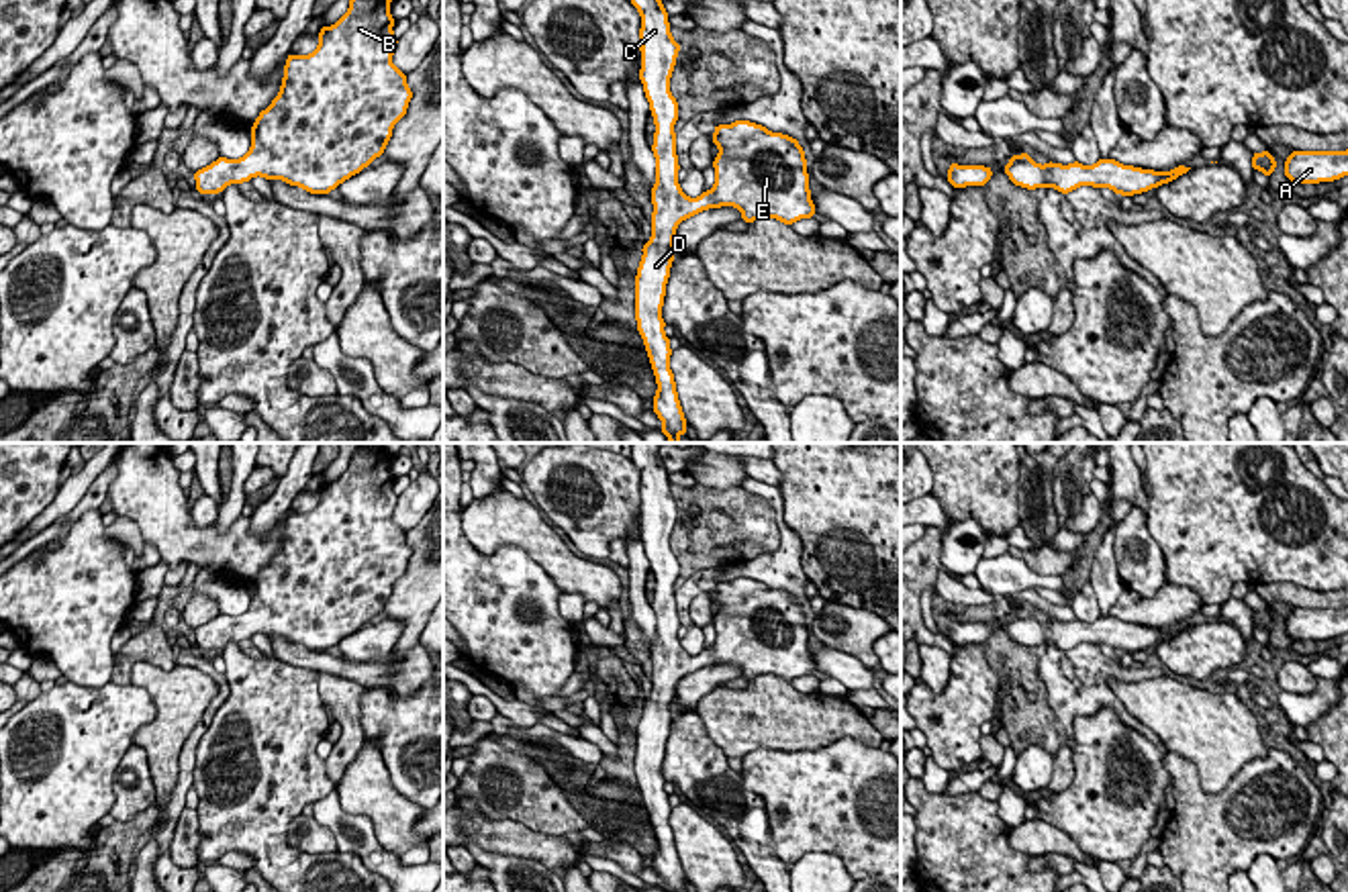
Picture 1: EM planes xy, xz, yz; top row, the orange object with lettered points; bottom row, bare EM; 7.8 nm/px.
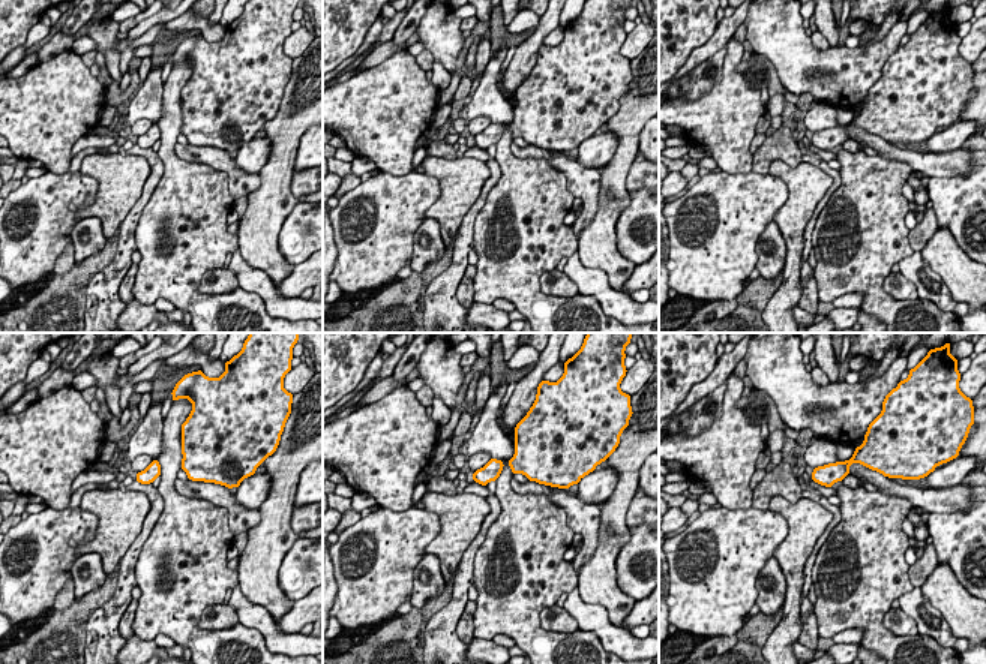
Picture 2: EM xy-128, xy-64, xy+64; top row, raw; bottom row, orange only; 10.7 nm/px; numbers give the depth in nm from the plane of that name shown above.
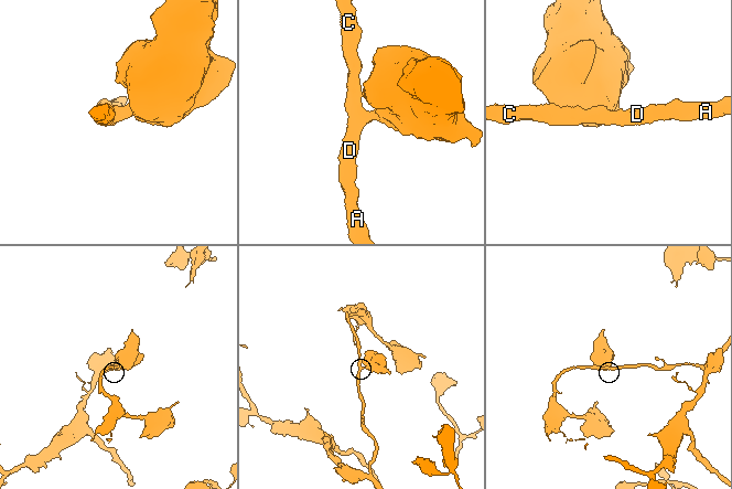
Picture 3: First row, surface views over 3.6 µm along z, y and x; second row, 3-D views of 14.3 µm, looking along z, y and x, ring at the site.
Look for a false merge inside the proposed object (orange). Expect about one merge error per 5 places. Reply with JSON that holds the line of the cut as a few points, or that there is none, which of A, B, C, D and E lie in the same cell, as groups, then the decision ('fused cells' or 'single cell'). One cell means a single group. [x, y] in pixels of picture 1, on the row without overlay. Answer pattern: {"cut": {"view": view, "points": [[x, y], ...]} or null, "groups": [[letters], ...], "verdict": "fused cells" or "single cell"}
{"cut": null, "groups": [["A", "B", "C", "D", "E"]], "verdict": "single cell"}

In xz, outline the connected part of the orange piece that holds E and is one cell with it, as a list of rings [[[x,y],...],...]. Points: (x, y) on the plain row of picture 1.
[[[631,443],[631,461],[641,474],[641,527],[645,555],[654,574],[656,641],[652,645],[652,694],[641,704],[643,714],[635,733],[635,778],[654,833],[654,870],[664,892],[686,892],[686,876],[670,827],[670,796],[664,790],[662,763],[674,718],[674,694],[684,676],[709,665],[733,663],[748,682],[776,676],[792,682],[813,676],[815,661],[809,647],[805,608],[797,596],[770,590],[766,584],[735,578],[717,582],[711,594],[719,604],[713,618],[715,643],[688,655],[678,641],[676,590],[678,559],[670,549],[670,535],[680,502],[672,496],[668,469],[660,457],[660,443]]]

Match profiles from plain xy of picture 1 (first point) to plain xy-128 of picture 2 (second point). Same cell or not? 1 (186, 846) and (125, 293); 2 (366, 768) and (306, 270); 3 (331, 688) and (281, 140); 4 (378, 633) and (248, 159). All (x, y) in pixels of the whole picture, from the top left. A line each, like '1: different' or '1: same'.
1: same
2: different
3: different
4: same

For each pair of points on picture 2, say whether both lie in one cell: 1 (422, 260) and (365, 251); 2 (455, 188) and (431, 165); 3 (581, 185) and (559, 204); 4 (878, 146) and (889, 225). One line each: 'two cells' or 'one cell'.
1: two cells
2: one cell
3: two cells
4: two cells

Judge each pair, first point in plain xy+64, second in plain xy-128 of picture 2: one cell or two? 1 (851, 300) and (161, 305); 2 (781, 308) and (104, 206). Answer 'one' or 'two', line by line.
1: one
2: one

